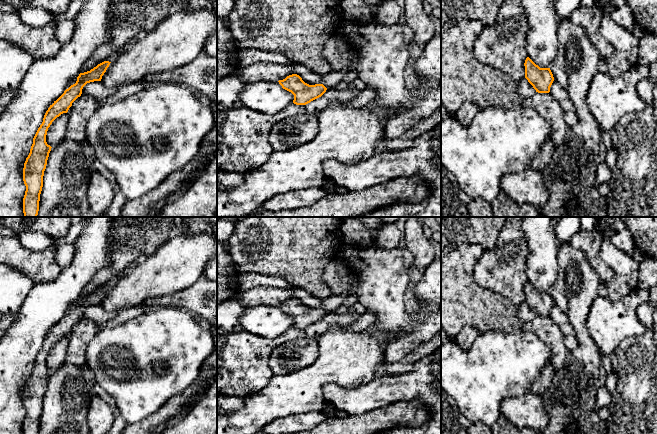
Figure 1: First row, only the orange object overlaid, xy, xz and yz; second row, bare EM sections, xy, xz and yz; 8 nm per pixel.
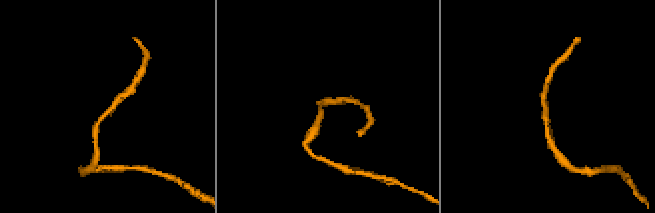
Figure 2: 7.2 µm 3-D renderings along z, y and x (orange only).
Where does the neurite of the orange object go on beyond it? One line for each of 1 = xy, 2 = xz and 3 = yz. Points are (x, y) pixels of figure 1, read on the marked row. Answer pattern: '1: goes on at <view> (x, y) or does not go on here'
1: does not go on here
2: does not go on here
3: does not go on here

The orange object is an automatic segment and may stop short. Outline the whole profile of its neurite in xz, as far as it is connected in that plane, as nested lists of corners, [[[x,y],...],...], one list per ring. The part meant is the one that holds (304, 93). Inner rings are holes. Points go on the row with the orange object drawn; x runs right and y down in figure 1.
[[[297,74],[289,75],[278,82],[283,89],[294,95],[293,103],[296,105],[306,105],[321,97],[327,90],[323,84],[309,85],[305,83]]]

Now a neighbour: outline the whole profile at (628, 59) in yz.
[[[581,0],[580,5],[598,6],[603,10],[600,33],[614,48],[610,56],[603,58],[608,67],[607,74],[617,78],[635,67],[639,56],[638,39],[613,21],[606,7],[601,7],[598,0]]]

